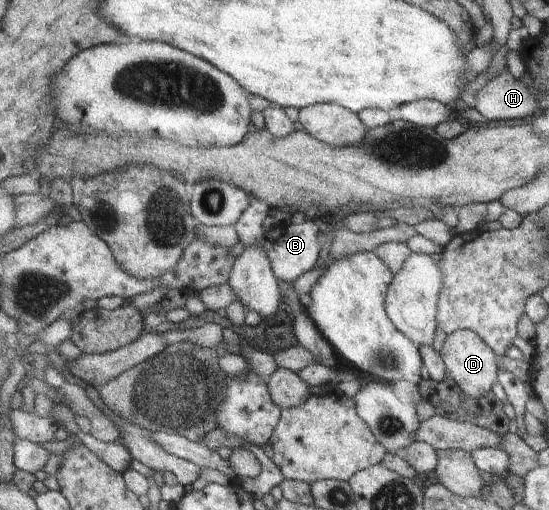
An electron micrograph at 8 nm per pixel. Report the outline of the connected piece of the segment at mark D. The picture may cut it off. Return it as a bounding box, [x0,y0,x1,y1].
[440,330,498,399]

